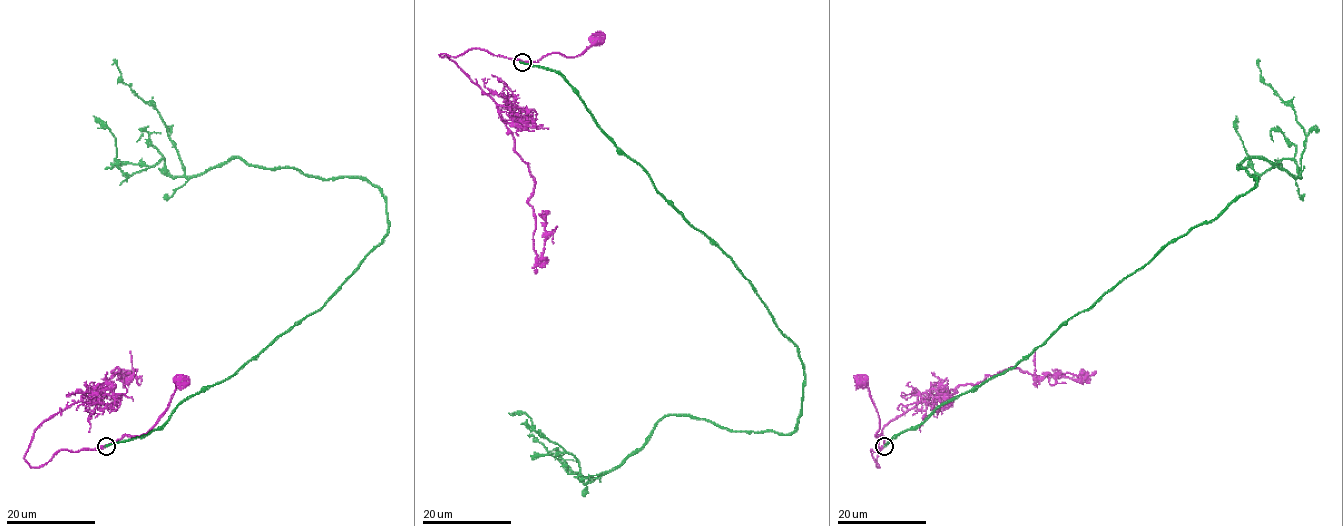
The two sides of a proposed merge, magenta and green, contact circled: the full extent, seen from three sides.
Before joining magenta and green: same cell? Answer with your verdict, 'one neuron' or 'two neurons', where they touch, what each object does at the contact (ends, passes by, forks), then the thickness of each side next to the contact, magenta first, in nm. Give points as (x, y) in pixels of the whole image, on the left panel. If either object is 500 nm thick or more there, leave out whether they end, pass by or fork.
two neurons; at (106, 446); magenta passes by; green ends there; 320 nm thick on the magenta side, 360 nm on the other

